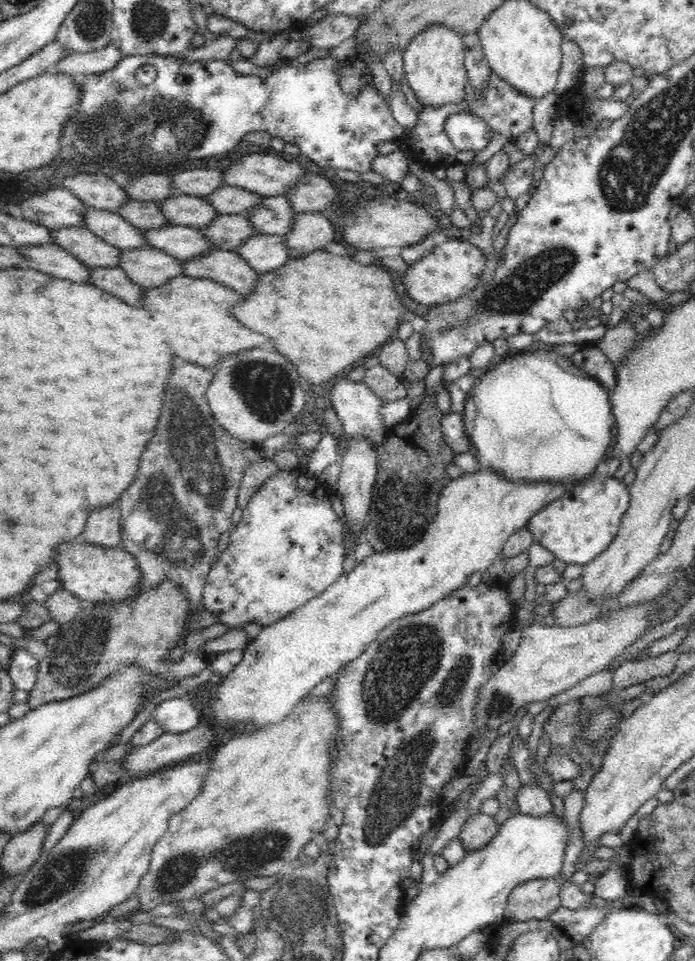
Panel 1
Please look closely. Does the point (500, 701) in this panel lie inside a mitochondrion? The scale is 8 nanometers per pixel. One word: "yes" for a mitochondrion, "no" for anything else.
yes

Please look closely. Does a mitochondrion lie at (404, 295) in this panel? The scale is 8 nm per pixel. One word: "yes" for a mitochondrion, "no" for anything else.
no

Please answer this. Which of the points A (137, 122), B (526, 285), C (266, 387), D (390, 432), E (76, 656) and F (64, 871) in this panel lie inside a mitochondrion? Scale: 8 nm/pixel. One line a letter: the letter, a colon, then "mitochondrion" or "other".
A: mitochondrion
B: mitochondrion
C: mitochondrion
D: other
E: mitochondrion
F: mitochondrion

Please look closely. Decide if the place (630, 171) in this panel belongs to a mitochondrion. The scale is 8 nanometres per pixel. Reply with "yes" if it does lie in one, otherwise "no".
yes

